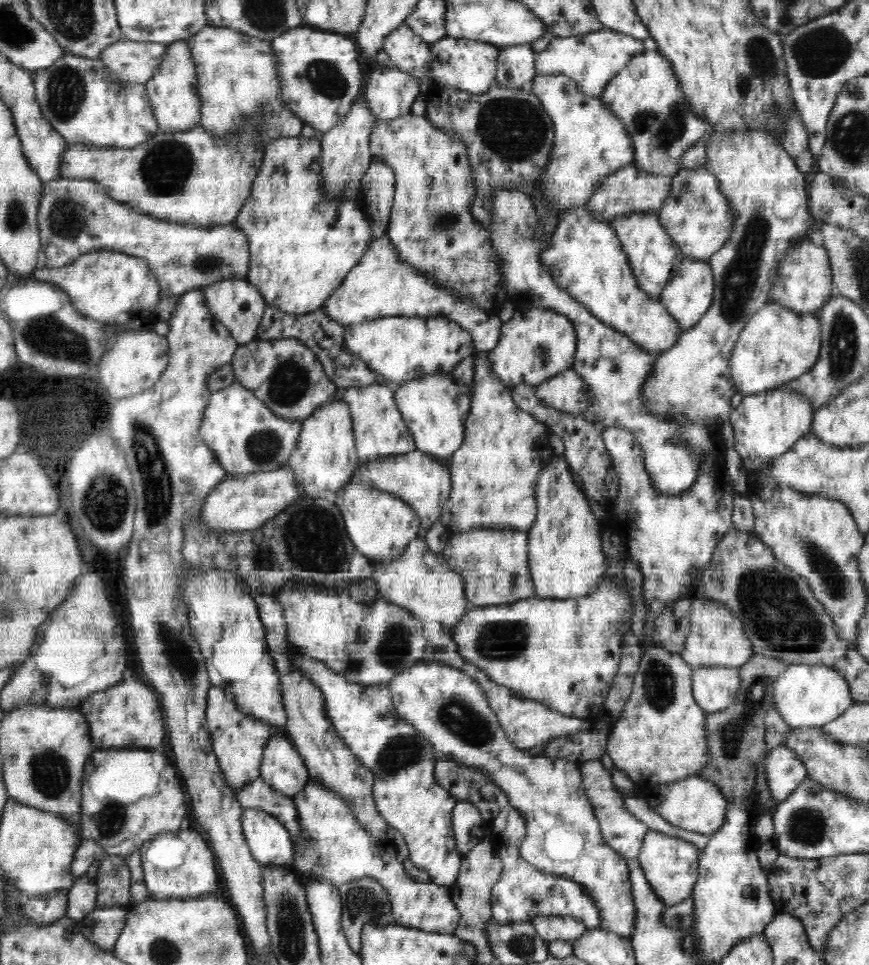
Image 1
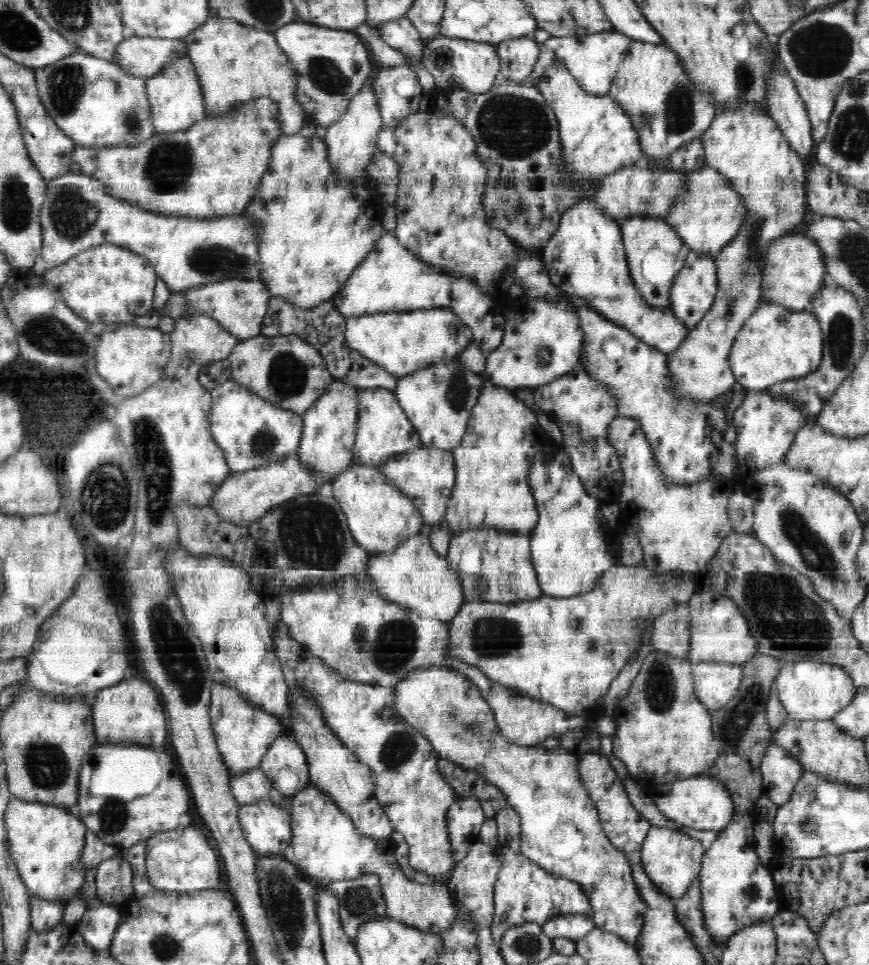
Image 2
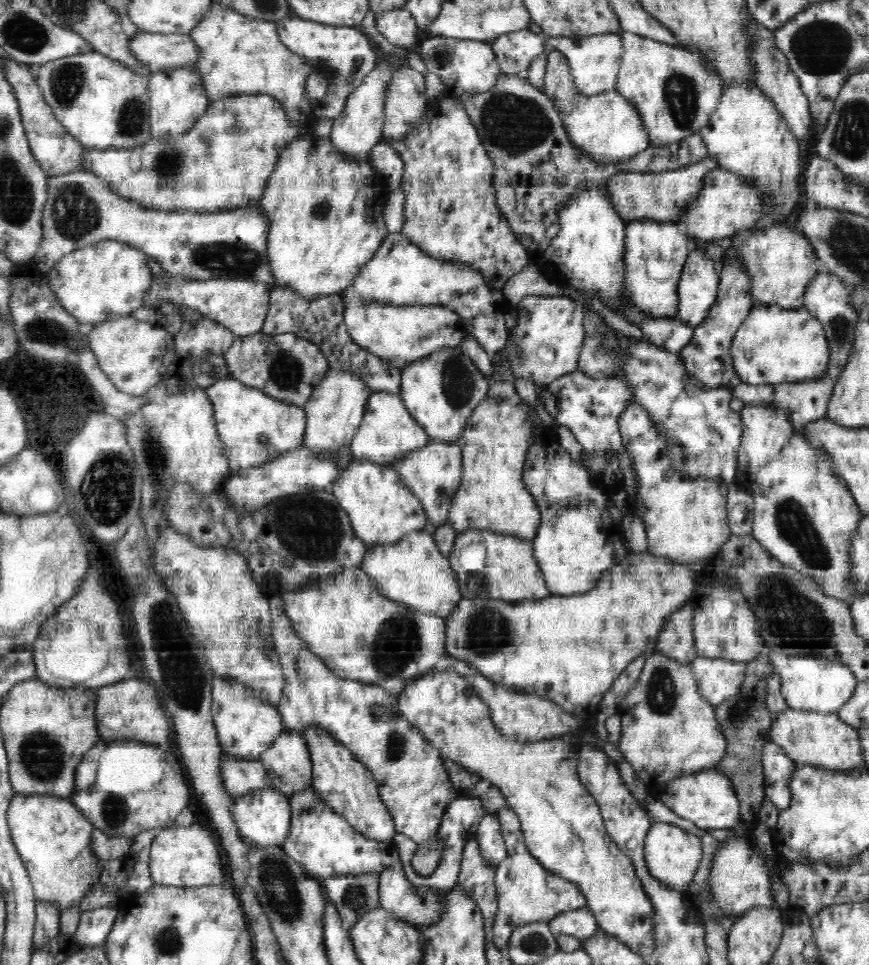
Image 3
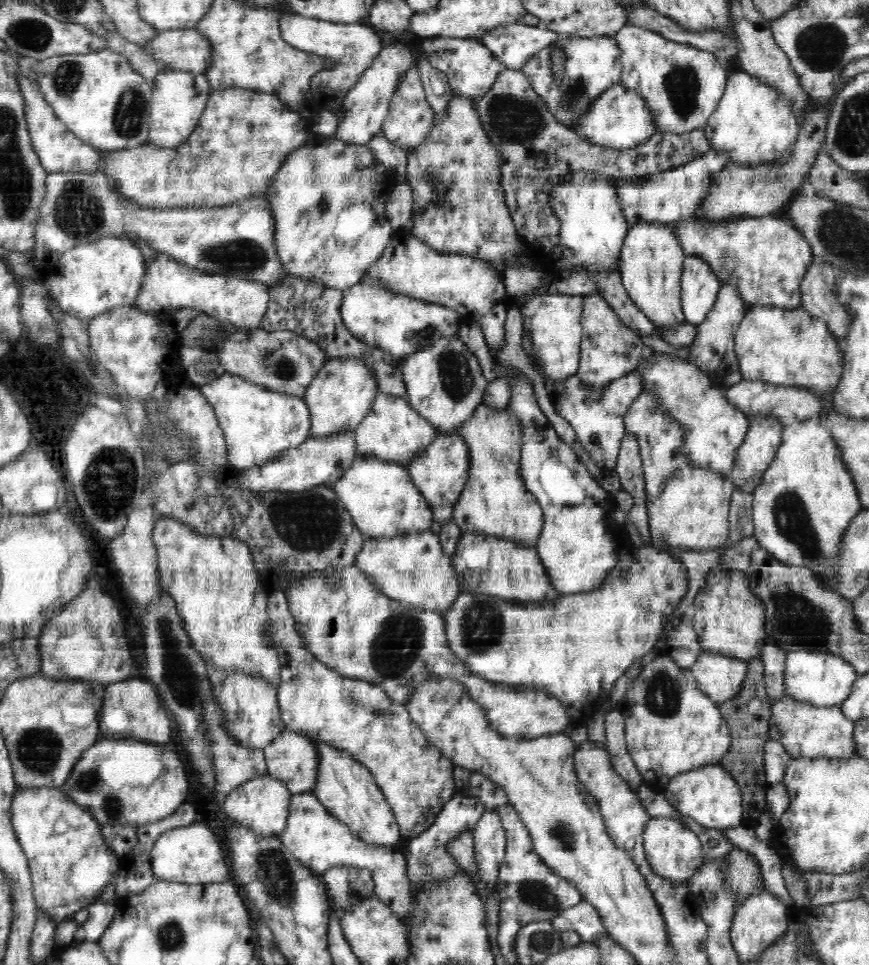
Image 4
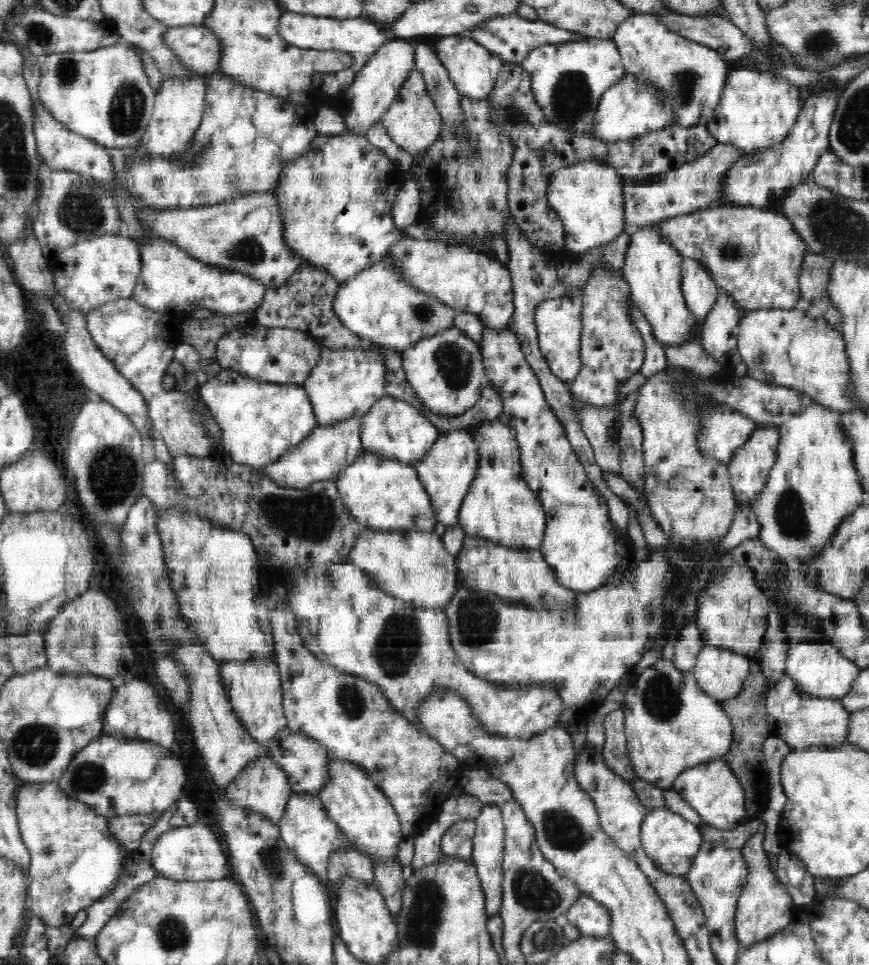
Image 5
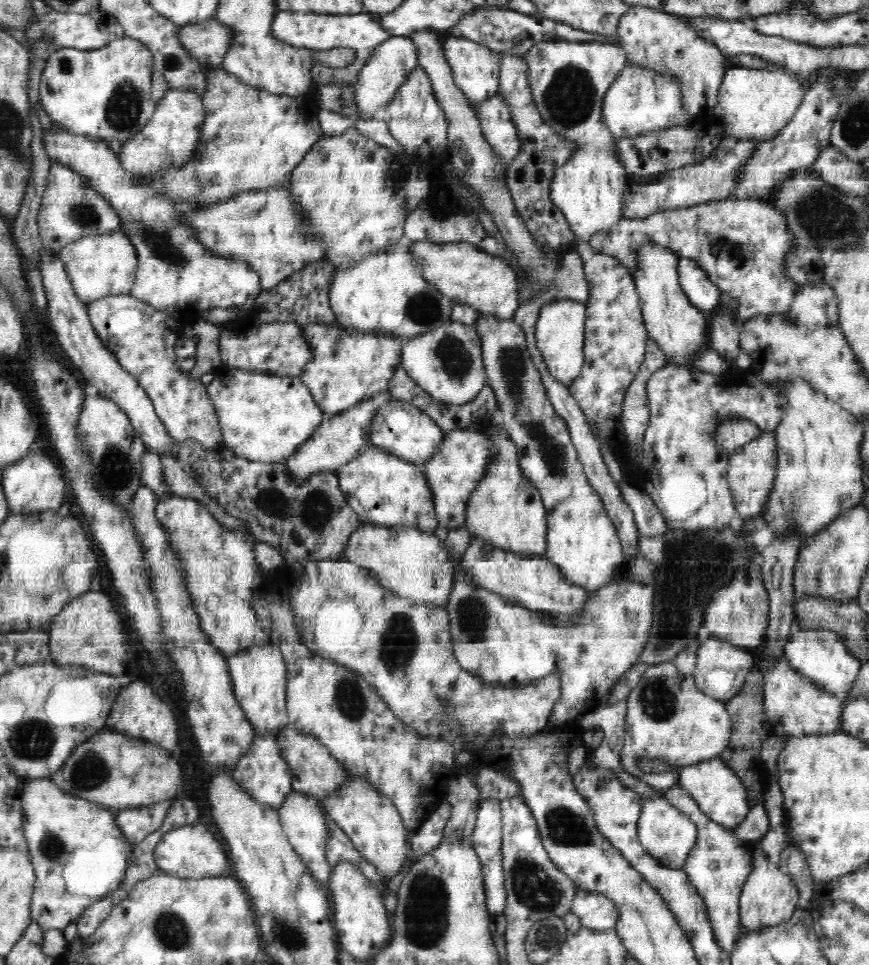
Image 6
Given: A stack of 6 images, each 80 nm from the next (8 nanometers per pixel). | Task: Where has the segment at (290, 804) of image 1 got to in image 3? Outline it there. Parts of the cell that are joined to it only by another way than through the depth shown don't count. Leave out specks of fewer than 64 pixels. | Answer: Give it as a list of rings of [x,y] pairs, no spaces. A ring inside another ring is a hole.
[[[222,752],[222,783],[233,798],[250,794],[252,790],[264,790],[270,785],[267,769],[260,760],[243,760]]]

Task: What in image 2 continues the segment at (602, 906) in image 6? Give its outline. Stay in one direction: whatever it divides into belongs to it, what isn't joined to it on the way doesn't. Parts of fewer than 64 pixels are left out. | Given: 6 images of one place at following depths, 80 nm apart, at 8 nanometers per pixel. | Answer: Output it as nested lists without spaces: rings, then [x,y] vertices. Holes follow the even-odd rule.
[[[590,914],[560,915],[541,924],[548,938],[579,939],[586,936],[595,926]]]

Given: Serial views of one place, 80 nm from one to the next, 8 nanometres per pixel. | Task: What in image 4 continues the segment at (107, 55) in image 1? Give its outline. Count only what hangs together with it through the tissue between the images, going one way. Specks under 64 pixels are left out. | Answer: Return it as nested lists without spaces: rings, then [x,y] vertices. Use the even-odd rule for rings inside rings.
[[[196,28],[159,31],[158,35],[154,38],[154,42],[150,42],[150,46],[143,49],[147,52],[148,56],[154,59],[154,62],[162,64],[164,69],[204,74],[210,64],[211,44],[209,44],[205,36],[202,36],[202,33],[196,31]]]

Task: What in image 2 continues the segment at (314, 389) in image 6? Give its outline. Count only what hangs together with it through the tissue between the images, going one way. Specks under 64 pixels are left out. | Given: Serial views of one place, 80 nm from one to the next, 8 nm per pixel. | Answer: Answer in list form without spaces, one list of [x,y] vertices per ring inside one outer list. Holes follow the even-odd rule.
[[[332,380],[328,384],[328,390],[312,404],[312,408],[303,413],[303,431],[299,447],[295,455],[299,464],[304,468],[311,468],[323,476],[329,478],[329,482],[346,472],[355,464],[353,460],[353,448],[357,433],[357,422],[359,417],[357,396],[360,388],[344,384],[339,380]]]

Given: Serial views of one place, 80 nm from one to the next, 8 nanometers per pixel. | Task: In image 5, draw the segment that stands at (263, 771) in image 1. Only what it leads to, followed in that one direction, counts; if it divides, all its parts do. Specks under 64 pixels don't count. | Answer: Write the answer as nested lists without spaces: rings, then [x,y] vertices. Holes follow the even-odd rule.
[[[284,727],[274,739],[265,744],[265,748],[276,765],[288,774],[293,792],[318,794],[330,782],[331,760],[328,750],[318,740],[292,733]]]

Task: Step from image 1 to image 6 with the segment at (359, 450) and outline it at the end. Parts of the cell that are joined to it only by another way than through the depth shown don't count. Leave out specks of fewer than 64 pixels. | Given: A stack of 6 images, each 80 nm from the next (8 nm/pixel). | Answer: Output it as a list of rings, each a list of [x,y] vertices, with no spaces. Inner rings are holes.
[[[393,399],[376,414],[370,430],[370,443],[379,445],[388,453],[394,453],[406,461],[422,464],[426,463],[428,459],[434,458],[435,452],[443,442],[445,433],[422,409],[412,406],[409,402]]]

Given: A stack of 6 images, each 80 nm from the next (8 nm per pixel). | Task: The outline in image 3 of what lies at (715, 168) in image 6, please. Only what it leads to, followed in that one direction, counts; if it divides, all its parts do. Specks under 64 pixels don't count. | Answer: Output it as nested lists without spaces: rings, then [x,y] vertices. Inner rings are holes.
[[[709,155],[696,164],[672,171],[613,174],[606,181],[605,191],[609,192],[610,202],[622,221],[676,222],[685,211],[685,206],[696,200],[706,174],[716,167],[715,160]]]

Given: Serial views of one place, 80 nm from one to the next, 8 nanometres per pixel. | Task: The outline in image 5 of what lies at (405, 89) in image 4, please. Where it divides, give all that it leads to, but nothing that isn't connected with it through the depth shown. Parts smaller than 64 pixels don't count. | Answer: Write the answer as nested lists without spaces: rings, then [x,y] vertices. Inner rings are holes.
[[[414,69],[408,75],[396,98],[380,121],[390,138],[413,157],[423,154],[432,143],[438,142],[440,135],[442,135],[444,123],[441,114],[436,110],[431,96],[427,92],[423,73]]]

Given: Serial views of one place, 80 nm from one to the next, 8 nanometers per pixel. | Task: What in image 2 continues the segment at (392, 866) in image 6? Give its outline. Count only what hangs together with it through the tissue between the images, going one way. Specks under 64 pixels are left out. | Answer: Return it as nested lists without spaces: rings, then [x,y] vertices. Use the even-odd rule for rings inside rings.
[[[298,689],[297,693],[292,695],[291,698],[292,704],[289,708],[290,717],[292,717],[292,734],[294,734],[294,740],[301,745],[306,755],[310,784],[318,787],[324,794],[330,795],[332,801],[340,807],[340,810],[352,819],[352,823],[355,824],[358,832],[372,839],[390,840],[395,828],[375,797],[375,780],[372,770],[366,764],[359,762],[357,756],[352,751],[347,750],[344,744],[340,743],[336,734],[325,723],[324,716],[321,715],[314,697],[310,697],[304,689],[301,691]]]

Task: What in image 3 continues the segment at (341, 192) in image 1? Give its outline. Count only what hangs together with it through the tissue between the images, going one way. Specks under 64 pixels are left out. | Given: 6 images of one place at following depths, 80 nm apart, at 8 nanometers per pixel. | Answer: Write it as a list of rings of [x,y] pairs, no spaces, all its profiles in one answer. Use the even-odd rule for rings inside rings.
[[[385,56],[386,59],[377,62],[372,72],[364,78],[364,82],[347,98],[344,110],[333,119],[333,125],[329,139],[336,147],[337,152],[345,156],[347,160],[367,160],[370,151],[384,138],[383,126],[385,121],[384,105],[387,84],[396,67],[406,64],[394,57]]]

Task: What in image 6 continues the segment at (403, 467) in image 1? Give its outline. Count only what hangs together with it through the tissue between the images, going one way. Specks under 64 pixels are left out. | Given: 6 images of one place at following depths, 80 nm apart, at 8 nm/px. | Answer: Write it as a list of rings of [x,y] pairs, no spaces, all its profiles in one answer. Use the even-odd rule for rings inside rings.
[[[455,429],[445,433],[442,444],[434,458],[428,459],[426,477],[435,500],[438,524],[448,530],[456,530],[466,524],[466,512],[478,481],[486,474],[490,462],[491,440],[485,431],[476,429]]]

